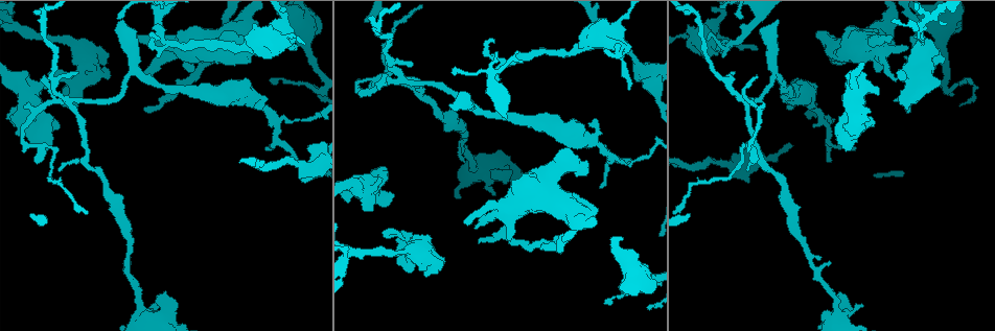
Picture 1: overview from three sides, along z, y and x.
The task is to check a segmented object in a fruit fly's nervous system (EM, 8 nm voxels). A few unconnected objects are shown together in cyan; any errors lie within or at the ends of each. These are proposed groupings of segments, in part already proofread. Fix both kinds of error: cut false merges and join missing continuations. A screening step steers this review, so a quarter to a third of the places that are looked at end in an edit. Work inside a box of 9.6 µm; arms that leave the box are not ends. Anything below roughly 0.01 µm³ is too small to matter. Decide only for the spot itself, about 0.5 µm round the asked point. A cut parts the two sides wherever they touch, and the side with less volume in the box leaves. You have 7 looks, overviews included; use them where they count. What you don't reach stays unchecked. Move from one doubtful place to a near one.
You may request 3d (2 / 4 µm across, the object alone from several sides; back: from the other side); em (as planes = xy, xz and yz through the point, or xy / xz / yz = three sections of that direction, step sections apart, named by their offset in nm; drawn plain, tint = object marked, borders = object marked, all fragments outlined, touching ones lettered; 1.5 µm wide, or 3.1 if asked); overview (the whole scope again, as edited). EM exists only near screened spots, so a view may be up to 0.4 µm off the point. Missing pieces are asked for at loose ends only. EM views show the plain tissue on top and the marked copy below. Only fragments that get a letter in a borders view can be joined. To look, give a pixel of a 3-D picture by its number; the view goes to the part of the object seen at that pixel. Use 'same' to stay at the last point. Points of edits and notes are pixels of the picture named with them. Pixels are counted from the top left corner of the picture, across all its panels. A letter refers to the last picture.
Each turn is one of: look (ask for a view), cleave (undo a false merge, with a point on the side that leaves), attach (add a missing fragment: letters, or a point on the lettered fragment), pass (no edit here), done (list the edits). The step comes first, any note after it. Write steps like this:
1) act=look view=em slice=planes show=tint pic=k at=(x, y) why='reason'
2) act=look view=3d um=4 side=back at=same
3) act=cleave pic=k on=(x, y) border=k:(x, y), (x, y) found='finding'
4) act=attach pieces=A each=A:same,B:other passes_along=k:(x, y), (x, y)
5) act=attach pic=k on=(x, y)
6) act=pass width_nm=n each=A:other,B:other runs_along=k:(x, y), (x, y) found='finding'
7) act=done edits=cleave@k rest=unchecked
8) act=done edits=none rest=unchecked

act=look view=em slice=xy step=4 show=borders pic=1 at=(44, 87) why='an open end'

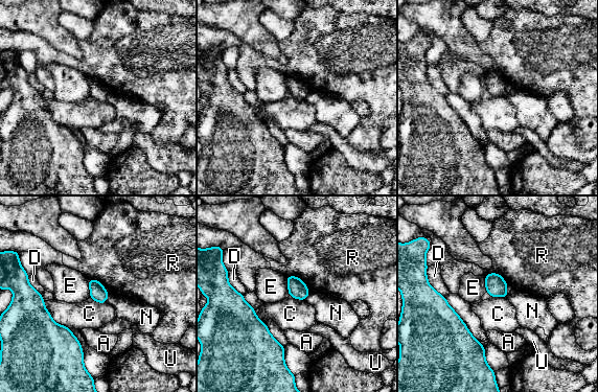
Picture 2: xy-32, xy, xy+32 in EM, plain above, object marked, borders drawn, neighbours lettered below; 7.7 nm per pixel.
act=look view=em slice=planes show=borders at=same why='another direction'

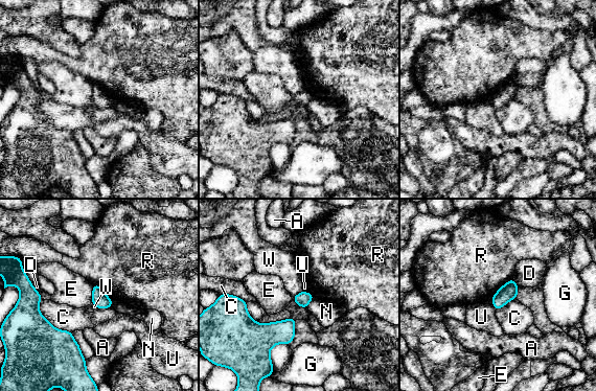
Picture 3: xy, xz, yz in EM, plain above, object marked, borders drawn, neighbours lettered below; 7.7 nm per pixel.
act=pass longest_contact=C:360nm each=A:other,C:other,D:other,E:other,G:other,N:other,R:other,U:other,W:other border=3:(41, 299), (39, 312), (71, 334) found='no lettered fragment goes on from it'

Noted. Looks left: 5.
act=look view=3d um=4 pic=1 at=(33, 32) why='a fork'

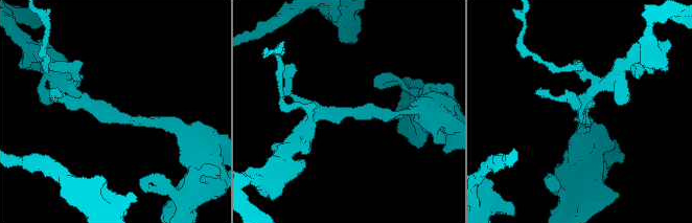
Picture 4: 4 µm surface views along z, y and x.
act=look view=em slice=xy step=4 show=tint pic=4 at=(586, 113) arms=3

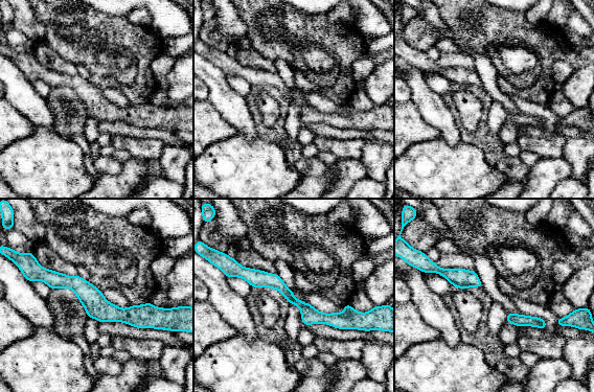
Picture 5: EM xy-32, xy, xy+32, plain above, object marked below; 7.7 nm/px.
act=look view=em slice=planes show=borders at=same why='cut it another way'

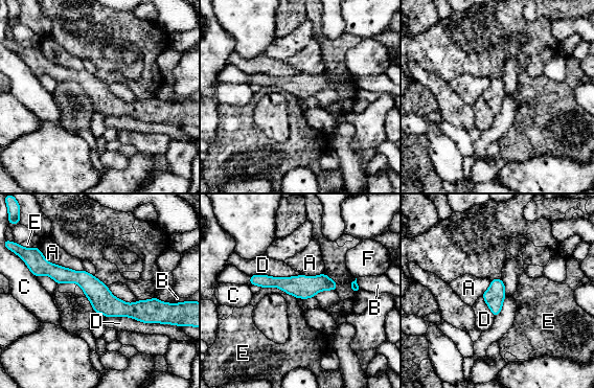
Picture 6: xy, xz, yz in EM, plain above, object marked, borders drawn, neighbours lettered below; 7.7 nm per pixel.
act=pass each=A:other,B:other,C:other,D:other,E:other,F:other found='all the same cell'

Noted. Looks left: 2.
act=look view=3d um=2 pic=1 at=(631, 159) why='tapers out'

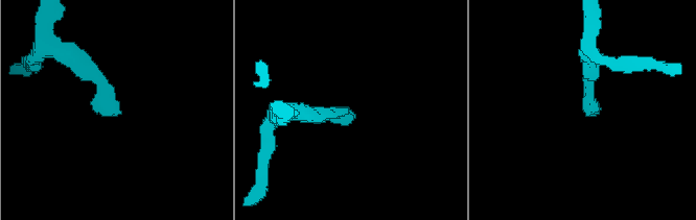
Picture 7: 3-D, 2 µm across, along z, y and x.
act=look view=em slice=planes show=borders pic=7 at=(116, 110)

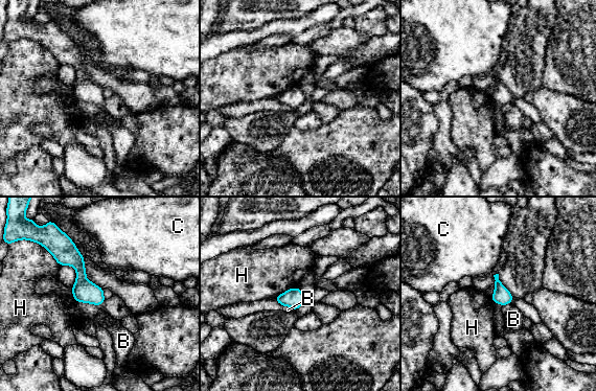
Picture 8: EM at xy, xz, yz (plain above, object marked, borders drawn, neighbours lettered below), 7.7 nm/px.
act=pass width_nm=130 each=B:other,C:other,H:other runs_along=8:(67, 244), (82, 284), (98, 302) found='no lettered fragment goes on from it'

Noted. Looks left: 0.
act=done edits=none rest=unchecked

